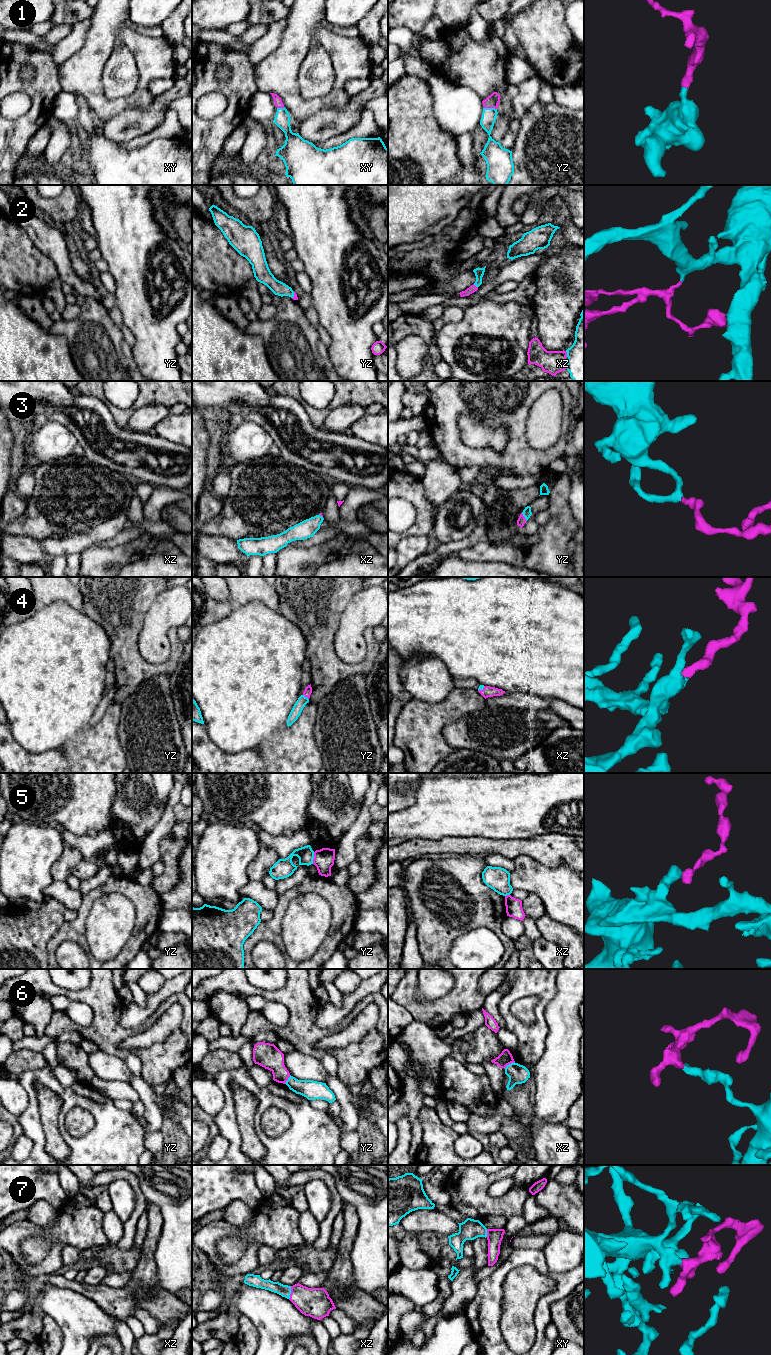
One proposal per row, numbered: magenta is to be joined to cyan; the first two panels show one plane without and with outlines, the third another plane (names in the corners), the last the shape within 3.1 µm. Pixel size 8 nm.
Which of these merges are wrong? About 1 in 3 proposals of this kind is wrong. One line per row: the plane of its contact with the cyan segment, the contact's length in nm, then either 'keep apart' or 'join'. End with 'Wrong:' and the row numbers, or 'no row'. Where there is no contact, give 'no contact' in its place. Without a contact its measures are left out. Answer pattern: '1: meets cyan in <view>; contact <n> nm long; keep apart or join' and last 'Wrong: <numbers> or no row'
1: meets cyan in yz; contact 110 nm long; join
2: meets cyan in xz; contact 60 nm long; join
3: meets cyan in yz; contact 80 nm long; join
4: meets cyan in yz; contact 60 nm long; join
5: meets cyan in yz; contact 100 nm long; keep apart
6: meets cyan in xz; contact 110 nm long; keep apart
7: meets cyan in xz; contact 110 nm long; join
Wrong: 5, 6

